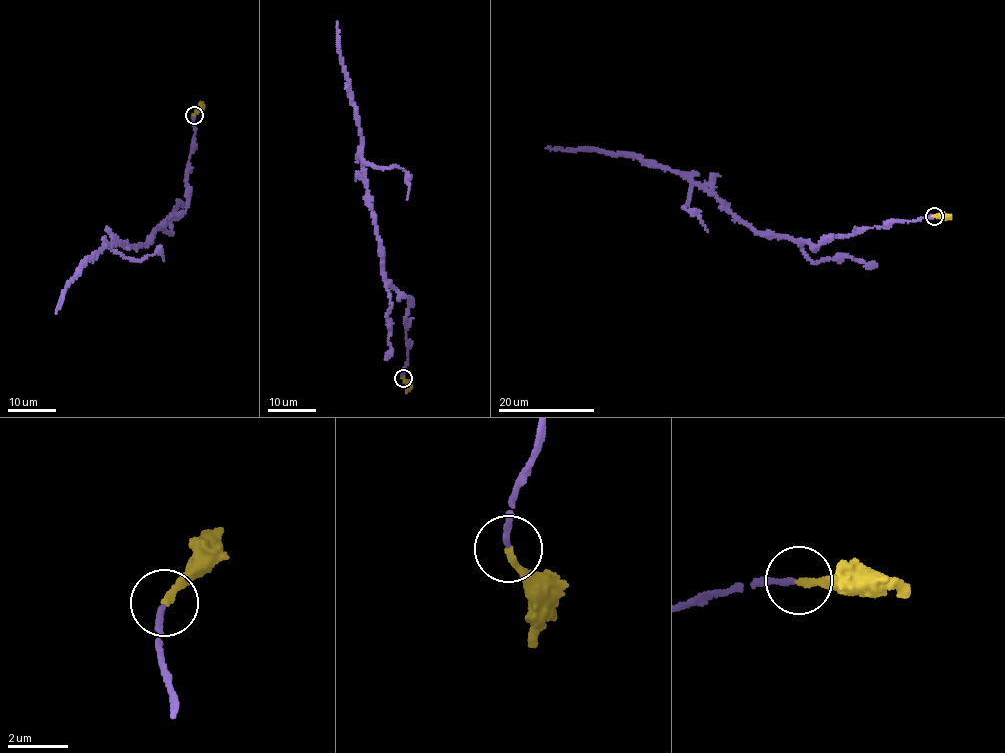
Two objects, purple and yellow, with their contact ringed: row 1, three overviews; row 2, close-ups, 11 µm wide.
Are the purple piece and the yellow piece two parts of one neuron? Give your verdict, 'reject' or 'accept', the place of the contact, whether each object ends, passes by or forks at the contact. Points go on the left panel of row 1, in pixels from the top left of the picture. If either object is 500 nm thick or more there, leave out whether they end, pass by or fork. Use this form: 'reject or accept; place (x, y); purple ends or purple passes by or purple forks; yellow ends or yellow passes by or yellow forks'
accept; place (194, 115); purple ends; yellow ends

